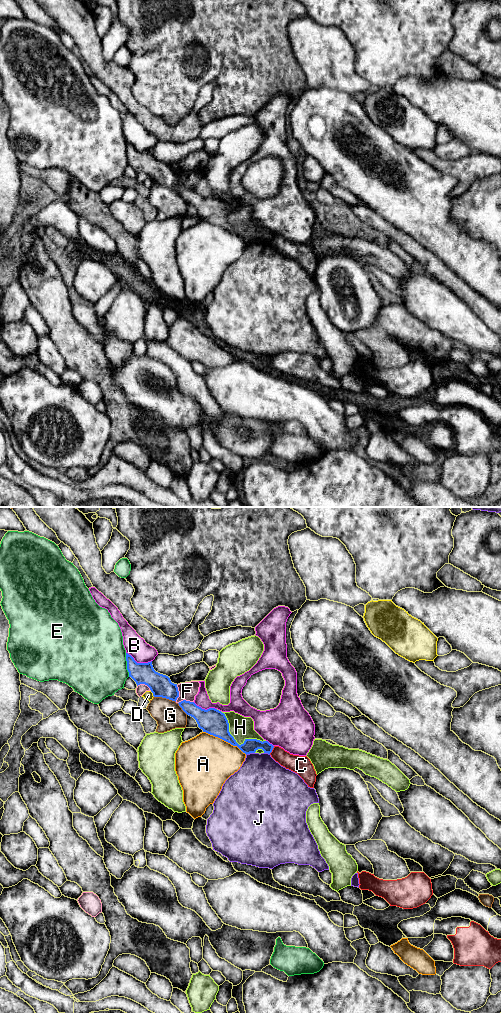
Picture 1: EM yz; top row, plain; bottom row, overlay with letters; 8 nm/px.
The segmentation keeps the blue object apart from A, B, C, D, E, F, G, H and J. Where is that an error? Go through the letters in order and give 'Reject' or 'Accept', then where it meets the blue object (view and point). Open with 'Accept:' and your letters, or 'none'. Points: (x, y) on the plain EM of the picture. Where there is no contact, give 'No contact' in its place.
Accept: none
A: Reject. Touches blue at yz (225, 228)
B: Reject. Touches blue at yz (139, 151)
C: Reject. Touches blue at yz (272, 237)
D: Reject. Touches blue at yz (153, 182)
E: Reject. Touches blue at yz (127, 153)
F: Reject. Touches blue at yz (178, 181)
G: Reject. Touches blue at yz (165, 185)
H: Reject. Touches blue at yz (233, 226)
J: Reject. Touches blue at yz (250, 240)

